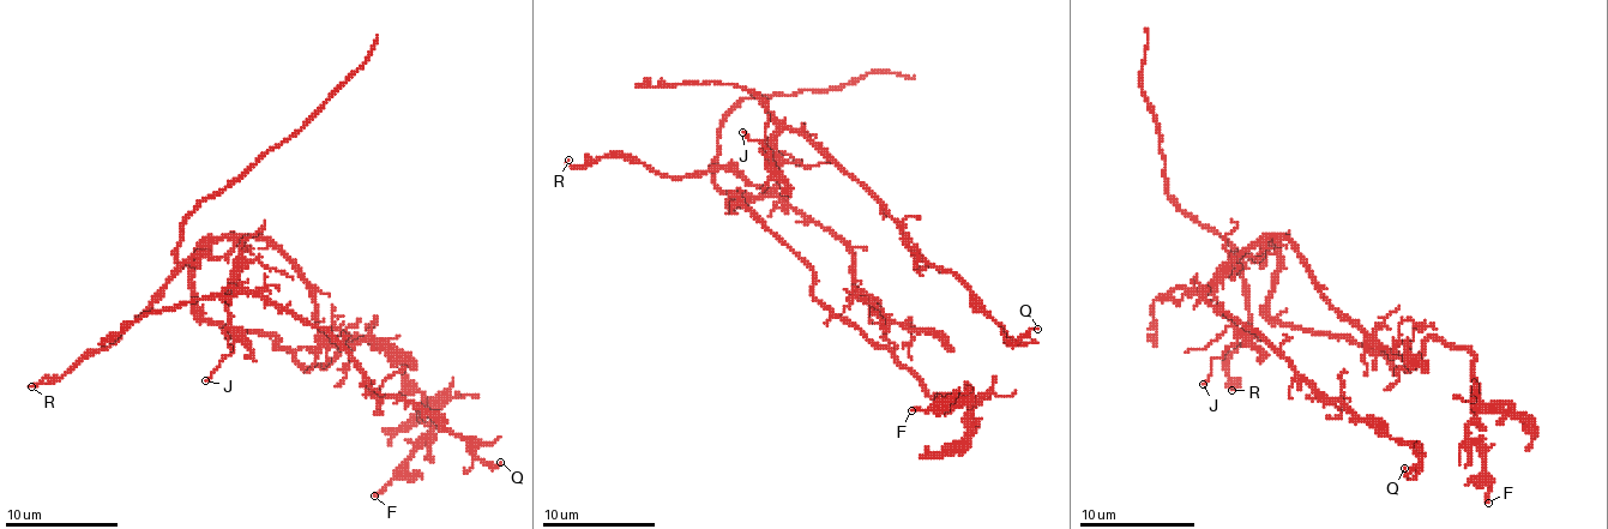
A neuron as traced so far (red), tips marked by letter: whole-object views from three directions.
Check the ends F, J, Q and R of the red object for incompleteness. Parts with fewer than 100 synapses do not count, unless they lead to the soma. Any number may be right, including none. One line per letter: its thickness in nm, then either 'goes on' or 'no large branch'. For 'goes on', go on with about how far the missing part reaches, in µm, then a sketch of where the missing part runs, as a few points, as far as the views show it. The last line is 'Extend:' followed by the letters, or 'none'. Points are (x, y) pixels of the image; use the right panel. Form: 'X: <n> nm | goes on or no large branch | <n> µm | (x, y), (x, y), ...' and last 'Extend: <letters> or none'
F: 200 nm | no large branch
J: 120 nm | no large branch
Q: 130 nm | no large branch
R: 130 nm | no large branch
Extend: none

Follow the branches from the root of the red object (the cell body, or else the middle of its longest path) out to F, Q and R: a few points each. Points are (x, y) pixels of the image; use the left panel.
F: (273, 246), (315, 302), (318, 344), (295, 358), (324, 366), (366, 336), (435, 420), (374, 496)
Q: (273, 246), (239, 242), (242, 288), (318, 324), (374, 392), (414, 403), (487, 464), (500, 462)
R: (273, 246), (242, 238), (222, 257), (186, 263), (107, 347), (90, 349), (59, 378), (31, 386)

